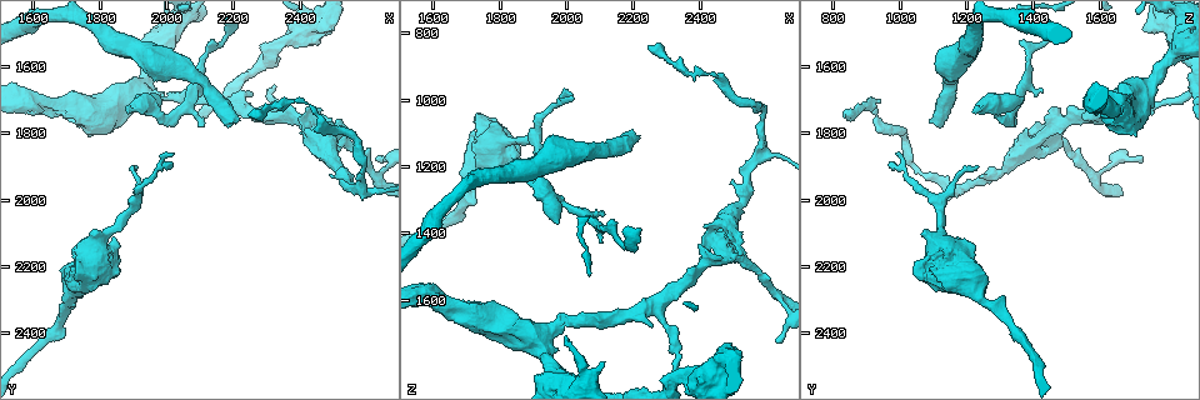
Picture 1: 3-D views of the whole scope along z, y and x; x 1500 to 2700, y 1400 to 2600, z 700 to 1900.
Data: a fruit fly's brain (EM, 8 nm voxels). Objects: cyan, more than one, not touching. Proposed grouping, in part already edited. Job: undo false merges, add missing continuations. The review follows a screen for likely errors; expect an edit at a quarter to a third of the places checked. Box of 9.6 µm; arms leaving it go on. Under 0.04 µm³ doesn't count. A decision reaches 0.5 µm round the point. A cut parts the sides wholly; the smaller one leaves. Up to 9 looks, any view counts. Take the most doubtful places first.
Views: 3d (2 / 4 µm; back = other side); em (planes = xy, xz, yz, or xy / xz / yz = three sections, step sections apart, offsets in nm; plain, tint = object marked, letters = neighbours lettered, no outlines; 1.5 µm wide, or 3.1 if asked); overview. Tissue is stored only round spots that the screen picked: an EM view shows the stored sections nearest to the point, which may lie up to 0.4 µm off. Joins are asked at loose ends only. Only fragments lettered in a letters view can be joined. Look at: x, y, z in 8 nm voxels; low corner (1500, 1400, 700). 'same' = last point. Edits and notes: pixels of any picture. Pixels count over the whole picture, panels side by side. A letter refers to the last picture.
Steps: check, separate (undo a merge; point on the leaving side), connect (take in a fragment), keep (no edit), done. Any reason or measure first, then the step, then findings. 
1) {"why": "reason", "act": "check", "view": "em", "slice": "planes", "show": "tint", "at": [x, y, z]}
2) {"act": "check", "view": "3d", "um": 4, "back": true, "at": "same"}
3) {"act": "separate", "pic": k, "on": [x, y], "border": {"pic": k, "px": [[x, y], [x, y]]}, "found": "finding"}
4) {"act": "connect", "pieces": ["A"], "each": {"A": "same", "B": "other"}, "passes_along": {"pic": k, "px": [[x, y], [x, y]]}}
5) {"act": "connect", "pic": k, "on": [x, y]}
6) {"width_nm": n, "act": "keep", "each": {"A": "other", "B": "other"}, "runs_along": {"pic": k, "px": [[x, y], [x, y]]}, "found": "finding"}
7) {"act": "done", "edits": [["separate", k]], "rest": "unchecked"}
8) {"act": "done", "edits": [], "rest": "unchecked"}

{"act": "check", "view": "3d", "um": 4, "at": [2190, 1760, 1080]}

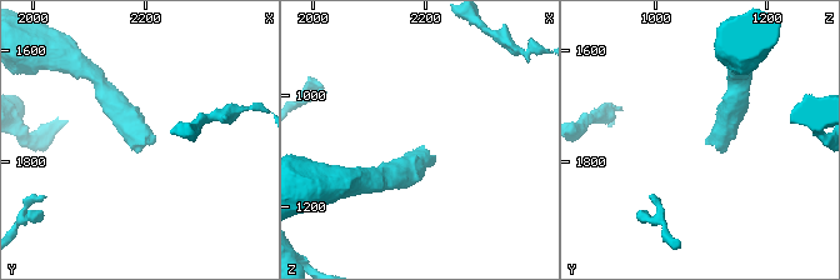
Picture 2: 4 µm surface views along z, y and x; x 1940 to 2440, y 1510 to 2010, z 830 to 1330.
{"act": "check", "view": "em", "slice": "planes", "show": "letters", "at": [2200, 1765, 1090]}

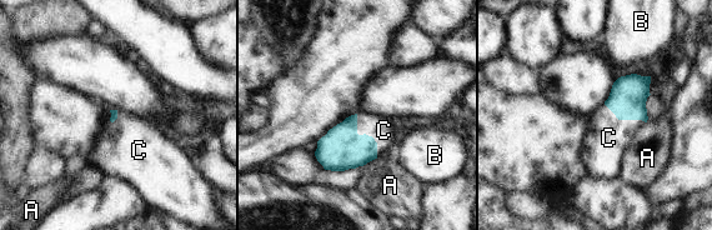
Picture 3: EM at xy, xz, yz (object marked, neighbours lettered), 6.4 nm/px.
{"act": "connect", "pieces": ["C"], "each": {"A": "other", "B": "other", "C": "same"}, "passes_along": {"pic": 3, "px": [[341, 149], [365, 134], [384, 130]]}, "found": "the neuron continues"}

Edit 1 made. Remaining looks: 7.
{"why": "redraw", "act": "check", "view": "overview"}

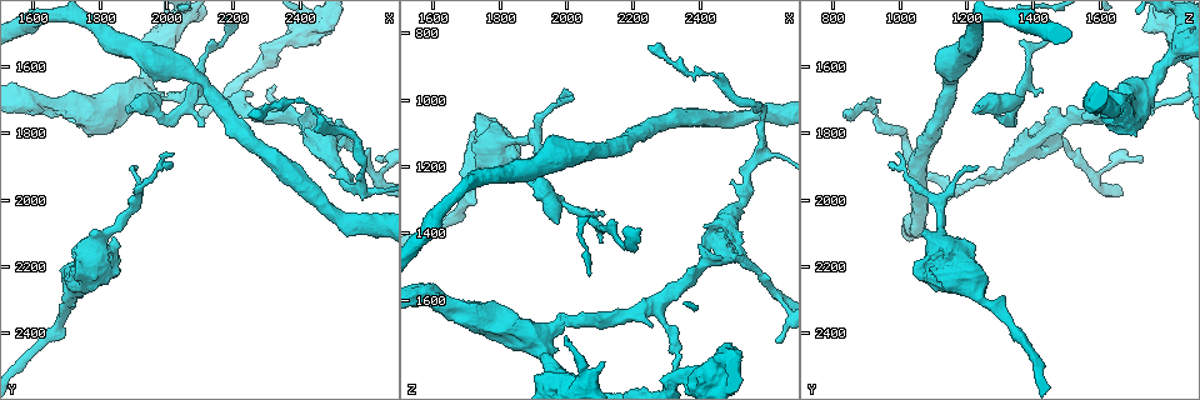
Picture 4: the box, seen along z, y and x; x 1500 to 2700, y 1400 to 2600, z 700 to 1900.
{"why": "tapers out", "act": "check", "view": "3d", "um": 4, "at": [1910, 1900, 1240]}

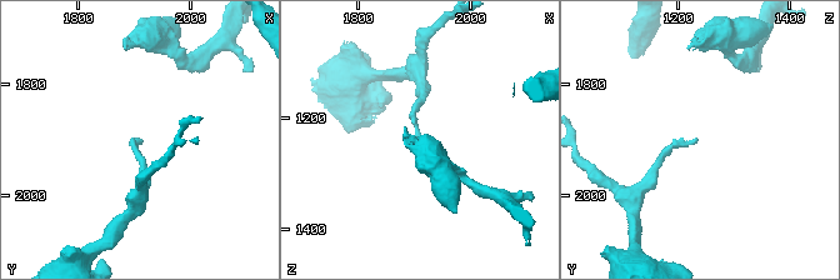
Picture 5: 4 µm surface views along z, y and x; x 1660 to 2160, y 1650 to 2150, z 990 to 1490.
{"why": "now the EM", "act": "check", "view": "em", "slice": "xz", "step": 8, "show": "tint", "at": [1910, 1895, 1235]}

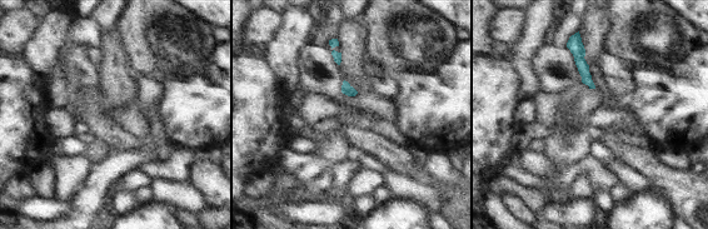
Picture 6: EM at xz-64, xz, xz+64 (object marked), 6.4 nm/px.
{"why": "cut it another way", "act": "check", "view": "em", "slice": "planes", "show": "letters", "at": "same"}

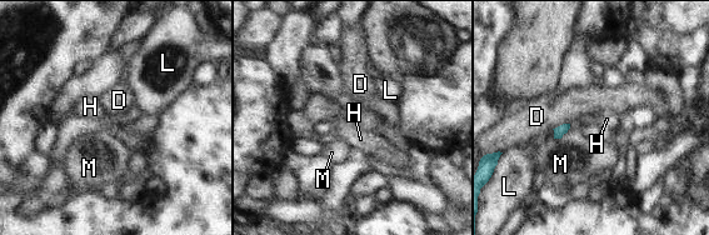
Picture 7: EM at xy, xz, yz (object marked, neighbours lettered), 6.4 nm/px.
{"act": "keep", "each": {"D": "other", "H": "other", "L": "other", "M": "other"}, "border": {"pic": 7, "px": [[569, 123], [563, 123], [552, 129]]}, "found": "none of them fits"}

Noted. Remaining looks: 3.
{"why": "an open end", "act": "check", "view": "3d", "um": 4, "at": [2010, 1890, 970]}

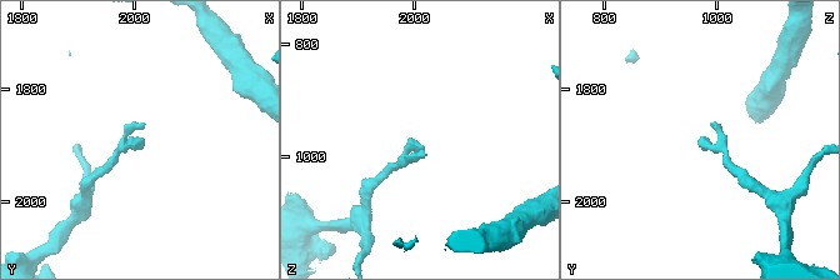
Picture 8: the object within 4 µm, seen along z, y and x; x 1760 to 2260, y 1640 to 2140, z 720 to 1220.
{"why": "now the EM", "act": "check", "view": "em", "slice": "planes", "show": "plain", "at": [2015, 1890, 985]}

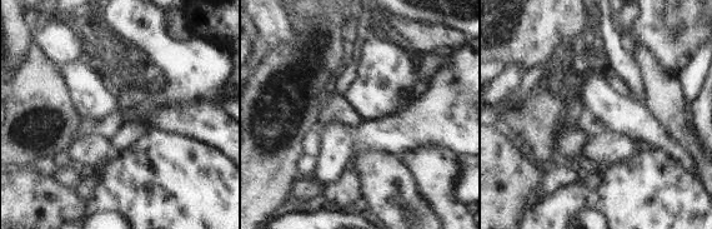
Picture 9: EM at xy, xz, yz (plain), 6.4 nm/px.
{"act": "check", "view": "em", "slice": "planes", "show": "letters", "at": "same"}

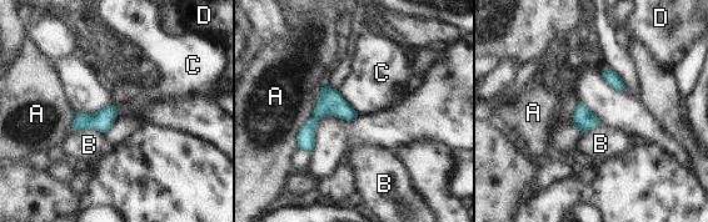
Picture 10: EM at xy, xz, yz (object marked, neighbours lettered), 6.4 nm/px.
{"act": "keep", "each": {"A": "other", "B": "other", "C": "other", "D": "other"}, "border": {"pic": 10, "px": [[118, 109], [114, 124], [104, 132]]}, "found": "no lettered fragment goes on from it"}

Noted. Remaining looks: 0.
{"act": "done", "edits": [["connect", 3]], "rest": "unchecked"}

